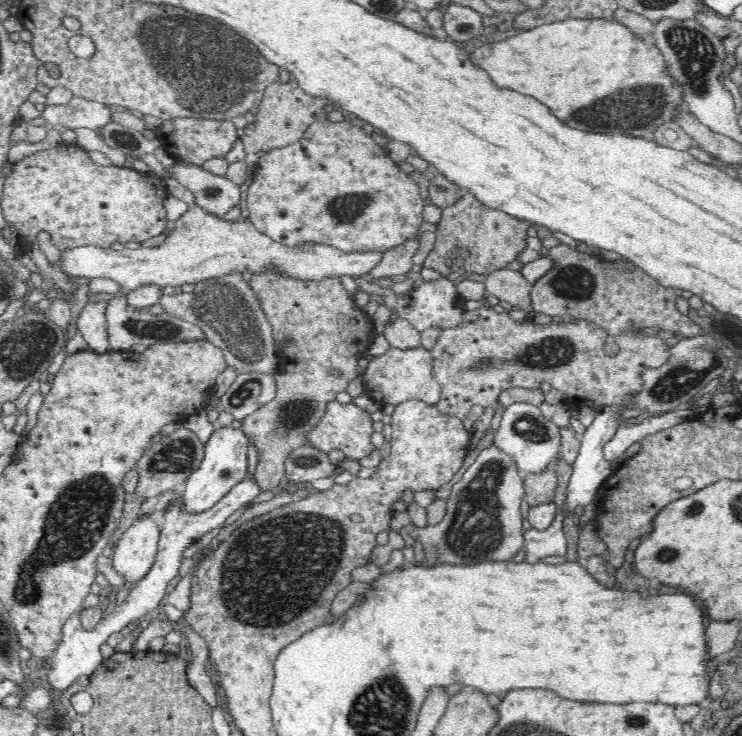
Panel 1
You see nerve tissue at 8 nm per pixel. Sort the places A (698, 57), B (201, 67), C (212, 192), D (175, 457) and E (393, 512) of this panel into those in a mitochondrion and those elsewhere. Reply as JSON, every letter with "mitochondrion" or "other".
{"A":"mitochondrion","B":"mitochondrion","C":"other","D":"mitochondrion","E":"other"}

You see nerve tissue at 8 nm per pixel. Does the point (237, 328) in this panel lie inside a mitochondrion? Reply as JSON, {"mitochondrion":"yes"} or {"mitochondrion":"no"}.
{"mitochondrion":"yes"}

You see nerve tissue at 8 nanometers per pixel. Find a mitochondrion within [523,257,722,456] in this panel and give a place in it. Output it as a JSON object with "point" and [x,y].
{"point":[672,381]}

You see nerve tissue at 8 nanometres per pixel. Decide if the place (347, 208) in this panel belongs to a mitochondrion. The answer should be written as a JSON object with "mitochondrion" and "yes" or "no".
{"mitochondrion":"yes"}

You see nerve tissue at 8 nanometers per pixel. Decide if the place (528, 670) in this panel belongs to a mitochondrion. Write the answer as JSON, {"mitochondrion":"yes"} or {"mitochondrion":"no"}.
{"mitochondrion":"no"}

